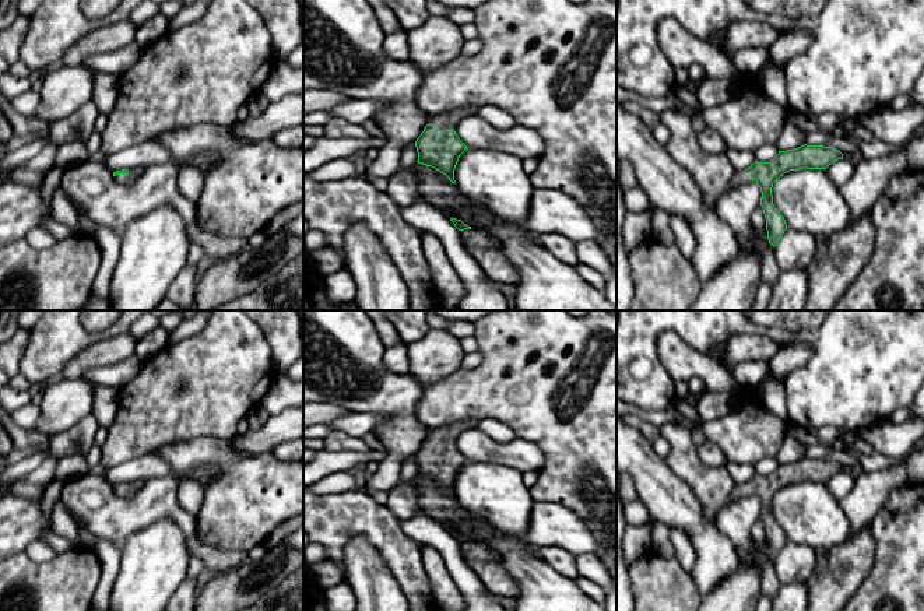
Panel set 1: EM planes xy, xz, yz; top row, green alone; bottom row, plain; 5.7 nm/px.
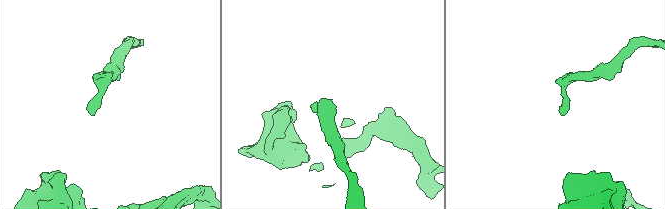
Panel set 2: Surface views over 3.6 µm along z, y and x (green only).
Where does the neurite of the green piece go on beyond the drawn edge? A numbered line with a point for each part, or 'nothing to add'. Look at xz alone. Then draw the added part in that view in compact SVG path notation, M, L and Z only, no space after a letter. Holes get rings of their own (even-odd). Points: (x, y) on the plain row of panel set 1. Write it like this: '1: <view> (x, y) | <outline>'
1: xz (449, 432) | M465 419L461 422L456 422L446 426L431 428L429 436L431 438L442 438L446 443L452 443L456 438L464 432L465 429L475 428L478 421L475 419Z

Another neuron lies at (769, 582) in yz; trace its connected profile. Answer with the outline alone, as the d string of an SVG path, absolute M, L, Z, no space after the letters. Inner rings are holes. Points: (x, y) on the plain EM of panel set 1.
M760 517L752 527L751 541L756 547L755 561L760 569L760 591L765 596L774 597L781 583L774 572L773 559L769 556L769 552L765 548L766 531Z

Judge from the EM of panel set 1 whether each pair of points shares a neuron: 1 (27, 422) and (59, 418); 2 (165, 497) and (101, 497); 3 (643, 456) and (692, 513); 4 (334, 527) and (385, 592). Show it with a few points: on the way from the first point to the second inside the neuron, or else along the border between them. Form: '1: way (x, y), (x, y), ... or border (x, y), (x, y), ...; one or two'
1: border (38, 403), (41, 417), (32, 428); two
2: way (150, 504), (116, 505); one
3: way (649, 470), (678, 499); one
4: border (362, 534), (354, 536), (344, 547), (344, 575); two

